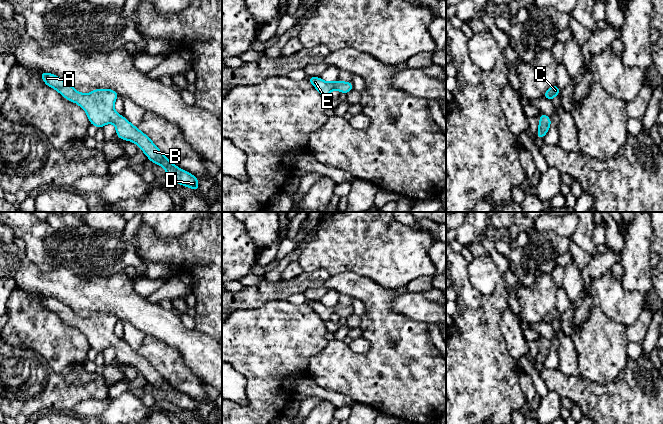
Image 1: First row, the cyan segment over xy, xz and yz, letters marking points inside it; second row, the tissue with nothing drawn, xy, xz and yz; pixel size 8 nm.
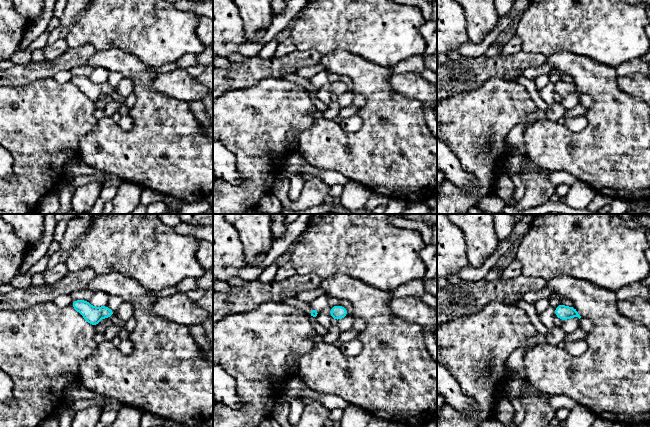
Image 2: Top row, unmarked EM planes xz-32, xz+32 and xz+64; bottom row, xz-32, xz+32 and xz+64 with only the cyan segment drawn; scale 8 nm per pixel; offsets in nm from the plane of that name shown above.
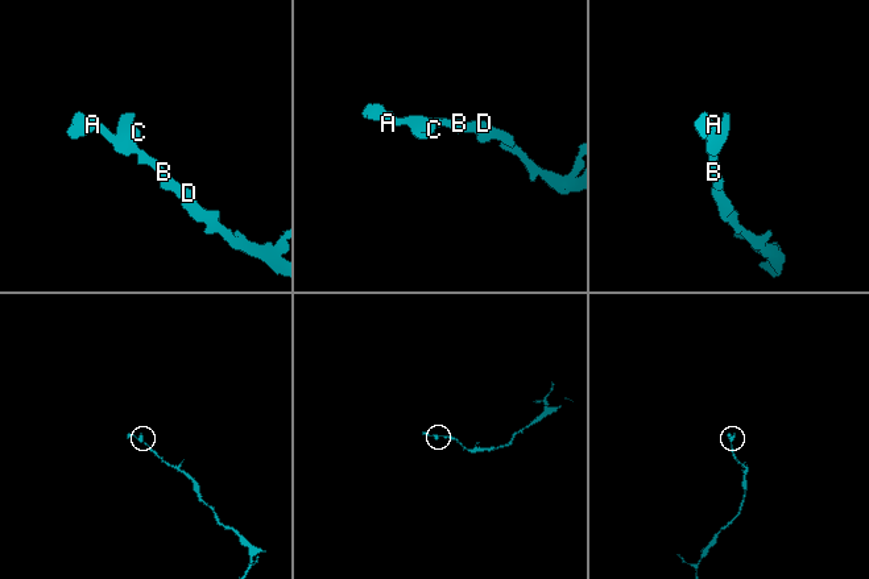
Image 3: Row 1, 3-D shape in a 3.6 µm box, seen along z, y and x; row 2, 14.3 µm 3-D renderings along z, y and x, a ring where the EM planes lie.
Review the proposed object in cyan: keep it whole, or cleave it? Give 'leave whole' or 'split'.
leave whole

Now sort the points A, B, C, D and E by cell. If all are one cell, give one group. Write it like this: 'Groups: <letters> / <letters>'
Groups: A B C D E

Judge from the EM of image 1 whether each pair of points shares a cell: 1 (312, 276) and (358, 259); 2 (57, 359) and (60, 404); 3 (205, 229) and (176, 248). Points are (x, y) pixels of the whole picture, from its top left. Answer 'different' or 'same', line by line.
1: different
2: different
3: same

